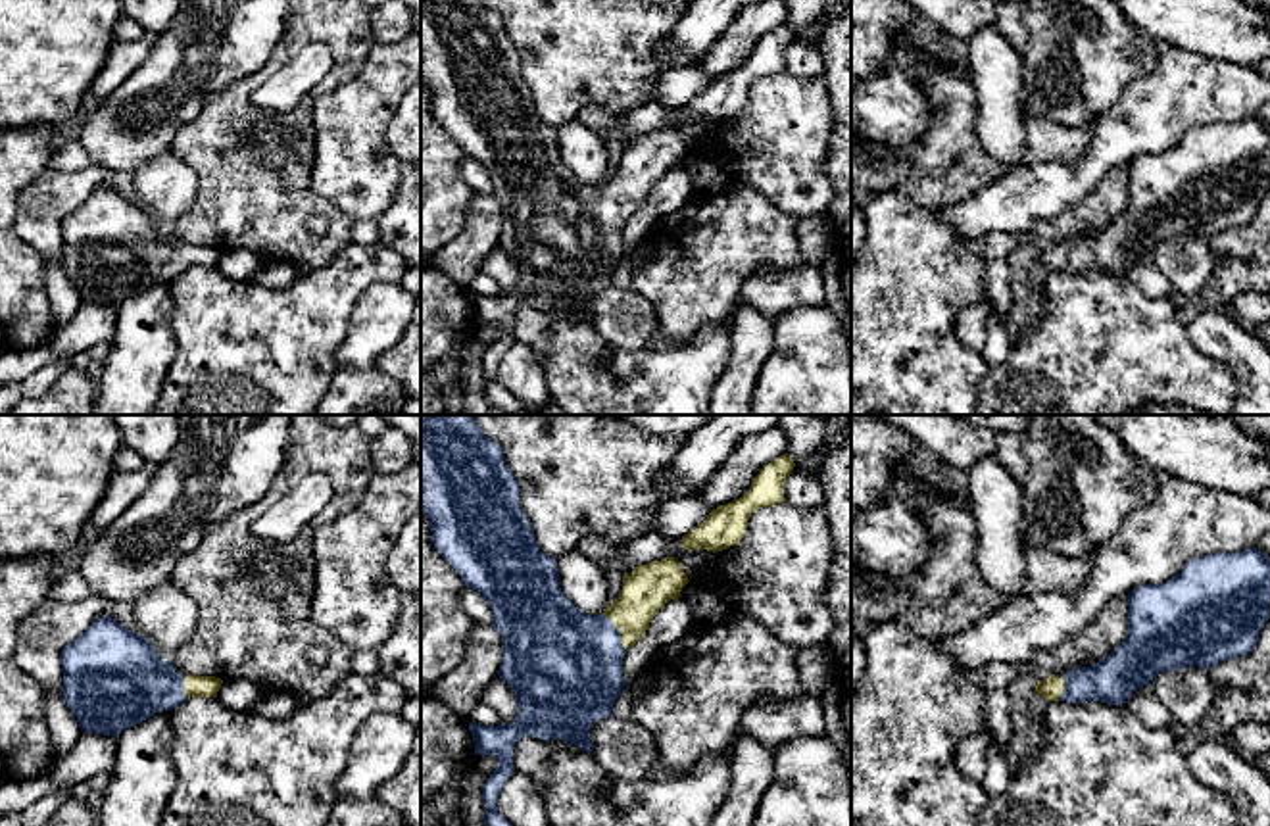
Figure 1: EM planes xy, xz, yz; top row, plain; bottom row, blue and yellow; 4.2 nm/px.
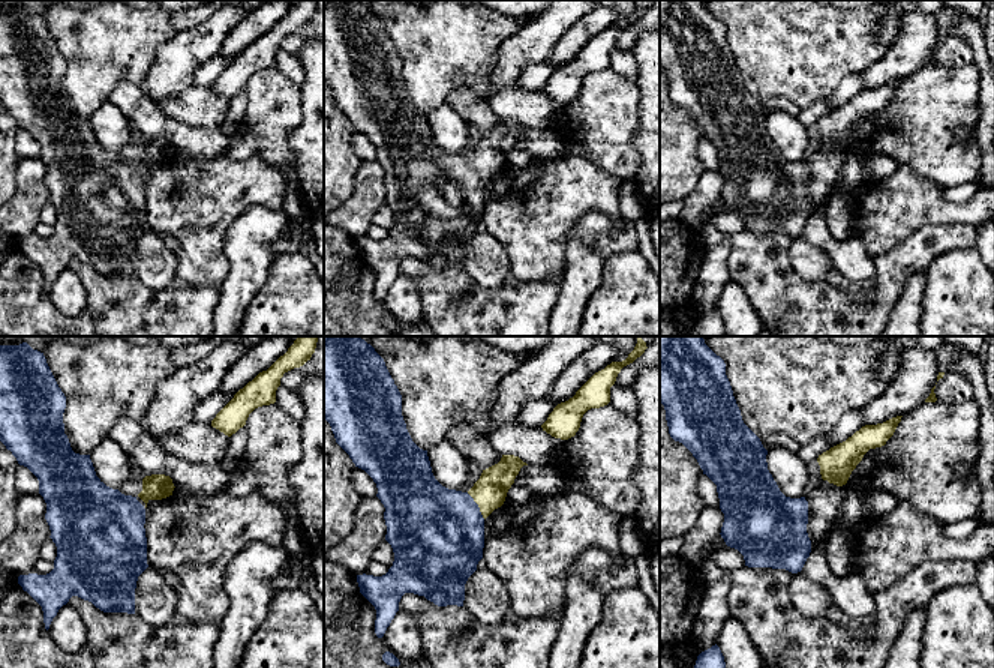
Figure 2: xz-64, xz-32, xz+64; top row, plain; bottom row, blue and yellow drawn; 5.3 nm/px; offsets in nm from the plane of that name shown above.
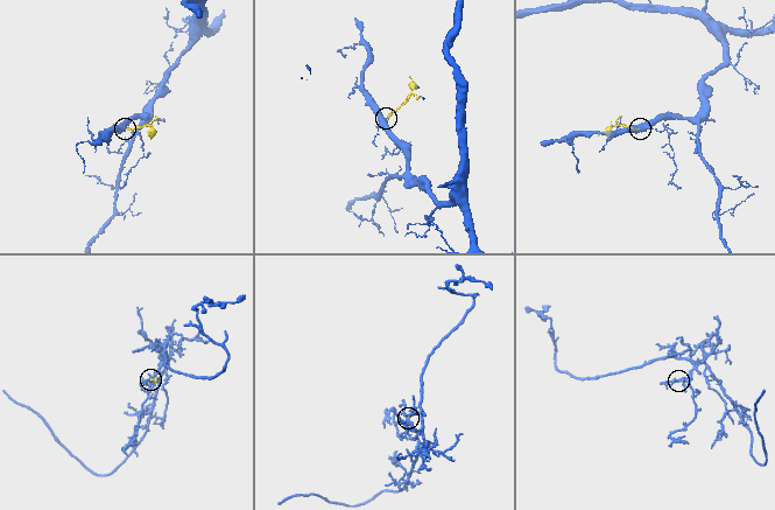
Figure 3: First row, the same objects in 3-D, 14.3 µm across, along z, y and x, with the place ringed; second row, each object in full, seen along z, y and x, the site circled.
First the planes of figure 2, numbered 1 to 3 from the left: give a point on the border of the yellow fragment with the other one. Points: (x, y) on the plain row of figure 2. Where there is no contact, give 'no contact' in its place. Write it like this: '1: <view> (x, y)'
1: no contact
2: xz-32 (477, 170)
3: no contact

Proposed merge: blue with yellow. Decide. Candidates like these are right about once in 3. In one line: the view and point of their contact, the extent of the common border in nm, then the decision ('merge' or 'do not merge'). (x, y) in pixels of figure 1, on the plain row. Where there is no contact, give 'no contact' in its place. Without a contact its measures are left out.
xz (617, 200) | 180 nm | merge

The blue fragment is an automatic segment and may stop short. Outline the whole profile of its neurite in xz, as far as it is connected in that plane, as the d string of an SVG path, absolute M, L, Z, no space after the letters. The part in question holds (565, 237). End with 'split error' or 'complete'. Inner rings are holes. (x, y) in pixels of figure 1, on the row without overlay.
M421 0L421 85L428 90L434 119L467 158L484 165L501 206L498 246L517 265L515 290L498 296L469 292L469 300L475 325L498 328L482 357L486 400L496 409L515 413L519 401L496 378L505 350L515 342L515 313L523 305L563 309L592 325L590 298L613 286L613 273L624 255L624 219L646 204L657 181L678 167L690 150L672 125L638 134L623 146L623 159L603 184L584 184L559 158L557 129L536 113L501 15L482 0Z; split error

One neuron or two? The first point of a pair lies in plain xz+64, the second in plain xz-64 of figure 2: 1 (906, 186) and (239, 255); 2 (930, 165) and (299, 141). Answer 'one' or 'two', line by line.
1: two
2: two

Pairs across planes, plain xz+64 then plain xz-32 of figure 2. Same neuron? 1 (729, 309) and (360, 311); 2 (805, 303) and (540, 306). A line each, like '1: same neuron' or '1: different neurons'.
1: different neurons
2: same neuron

